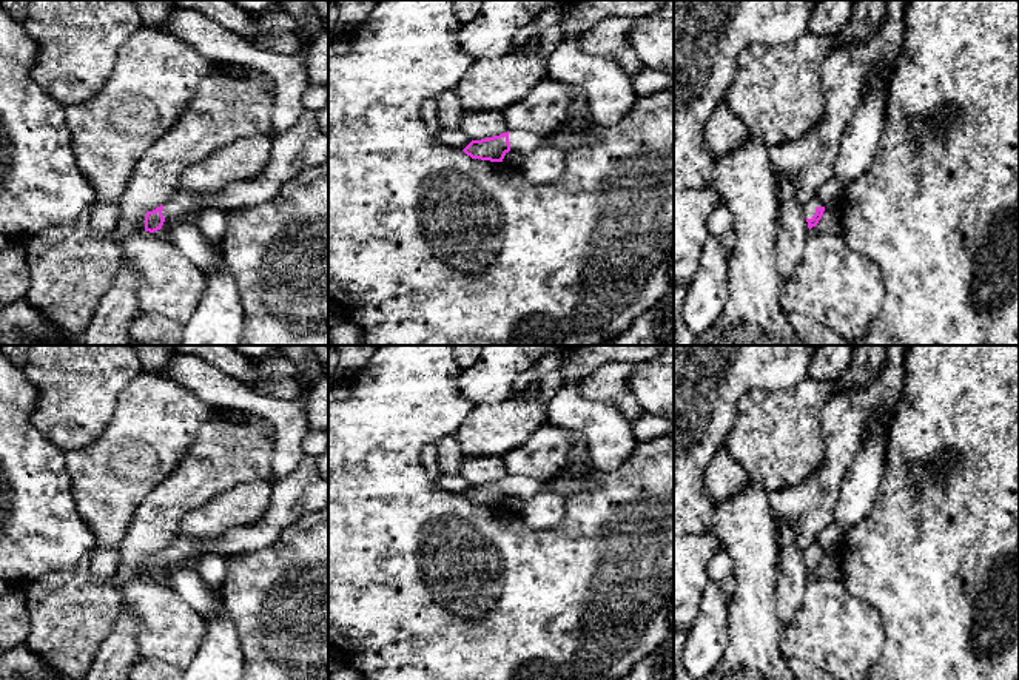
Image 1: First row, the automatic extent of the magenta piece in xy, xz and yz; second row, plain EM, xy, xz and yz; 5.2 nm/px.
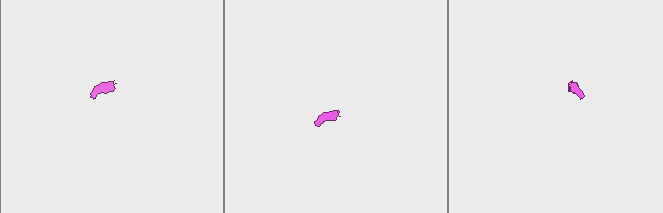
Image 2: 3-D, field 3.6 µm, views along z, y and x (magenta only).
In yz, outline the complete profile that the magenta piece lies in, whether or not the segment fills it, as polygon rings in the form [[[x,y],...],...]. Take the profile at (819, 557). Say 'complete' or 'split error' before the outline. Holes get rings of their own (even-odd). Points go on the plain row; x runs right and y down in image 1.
split error; [[[812,543],[805,552],[803,558],[806,561],[808,574],[811,575],[819,569],[825,557],[823,549],[819,546],[819,543]]]

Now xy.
split error; [[[304,453],[293,473],[274,481],[270,507],[261,523],[236,527],[210,541],[174,538],[163,550],[146,558],[145,577],[160,575],[166,564],[196,549],[234,557],[268,547],[298,517],[321,509],[328,509],[328,481],[319,475],[316,456]]]

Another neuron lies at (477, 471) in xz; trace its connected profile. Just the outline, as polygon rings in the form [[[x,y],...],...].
[[[489,455],[489,456],[464,456],[459,475],[470,486],[481,486],[507,478],[510,473],[507,472],[501,456]]]

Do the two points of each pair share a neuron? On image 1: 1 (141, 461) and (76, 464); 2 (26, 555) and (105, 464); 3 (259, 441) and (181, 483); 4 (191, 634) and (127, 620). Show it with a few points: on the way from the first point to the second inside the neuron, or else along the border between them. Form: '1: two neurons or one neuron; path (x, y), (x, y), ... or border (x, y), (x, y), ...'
1: one neuron; path (125, 463), (91, 464)
2: two neurons; border (65, 464), (70, 474), (76, 511), (91, 532)
3: one neuron; path (239, 444), (230, 447), (201, 475)
4: two neurons; border (122, 602), (131, 608), (139, 622), (139, 656)

